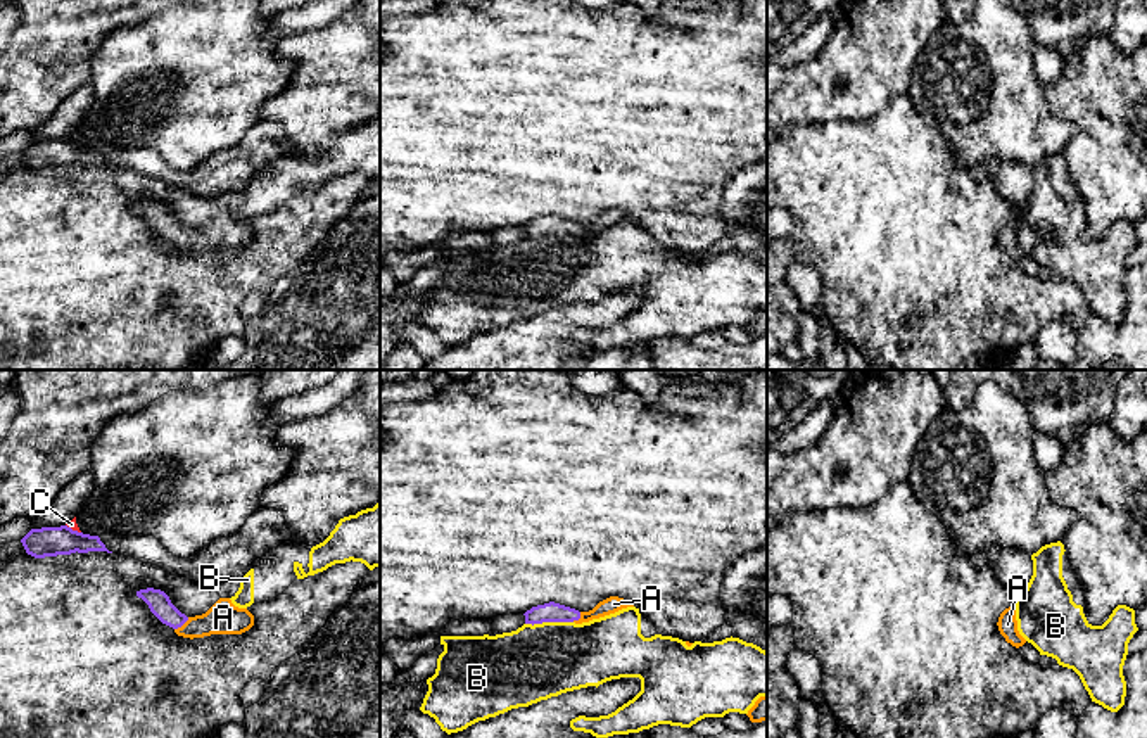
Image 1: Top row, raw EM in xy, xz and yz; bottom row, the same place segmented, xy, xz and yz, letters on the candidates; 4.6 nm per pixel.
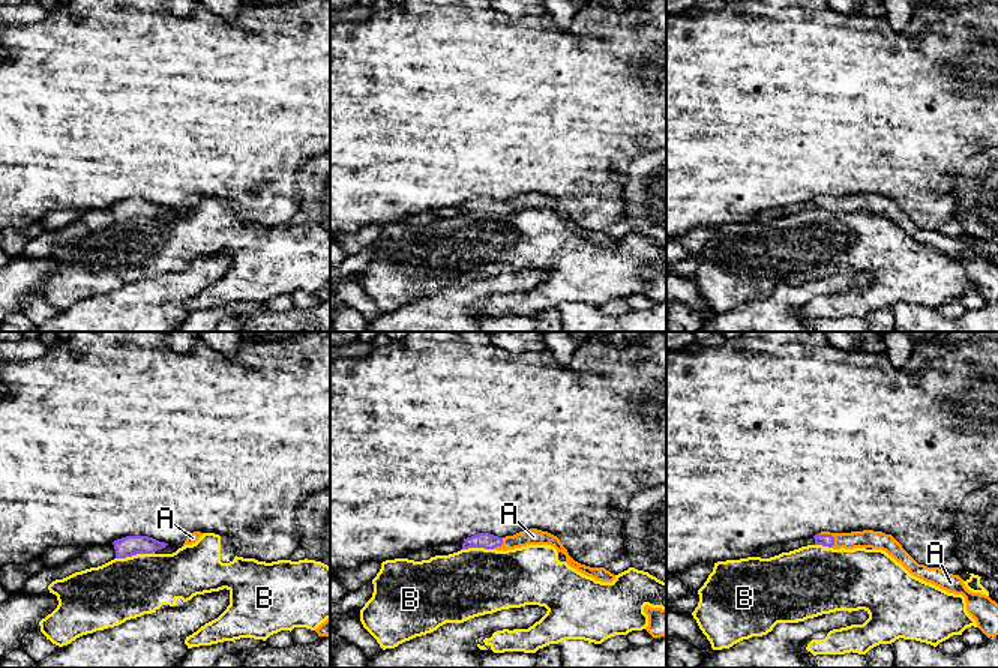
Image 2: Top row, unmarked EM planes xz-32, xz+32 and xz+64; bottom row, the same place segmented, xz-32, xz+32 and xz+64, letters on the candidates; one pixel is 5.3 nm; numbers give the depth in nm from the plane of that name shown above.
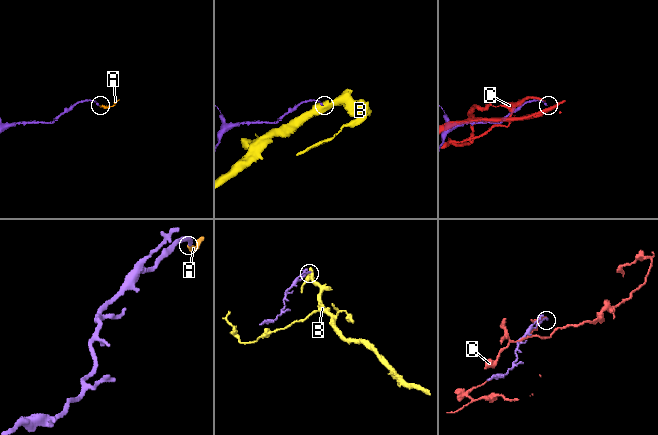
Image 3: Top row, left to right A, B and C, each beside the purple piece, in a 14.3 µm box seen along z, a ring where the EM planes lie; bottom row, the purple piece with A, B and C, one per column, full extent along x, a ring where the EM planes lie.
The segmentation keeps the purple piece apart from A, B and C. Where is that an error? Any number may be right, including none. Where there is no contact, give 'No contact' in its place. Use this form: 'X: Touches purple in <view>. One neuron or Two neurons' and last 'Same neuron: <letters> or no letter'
A: Touches purple in xy. One neuron
B: Touches purple in xz. Two neurons
C: Touches purple in xy. Two neurons
Same neuron: A

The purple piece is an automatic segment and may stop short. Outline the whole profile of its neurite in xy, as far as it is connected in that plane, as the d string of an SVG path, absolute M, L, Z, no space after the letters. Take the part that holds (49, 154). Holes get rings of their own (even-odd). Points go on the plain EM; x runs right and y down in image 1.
M67 138L60 140L41 140L31 142L21 152L28 168L35 171L71 168L71 166L88 166L88 164L107 164L105 157L98 149L83 147L73 143Z

